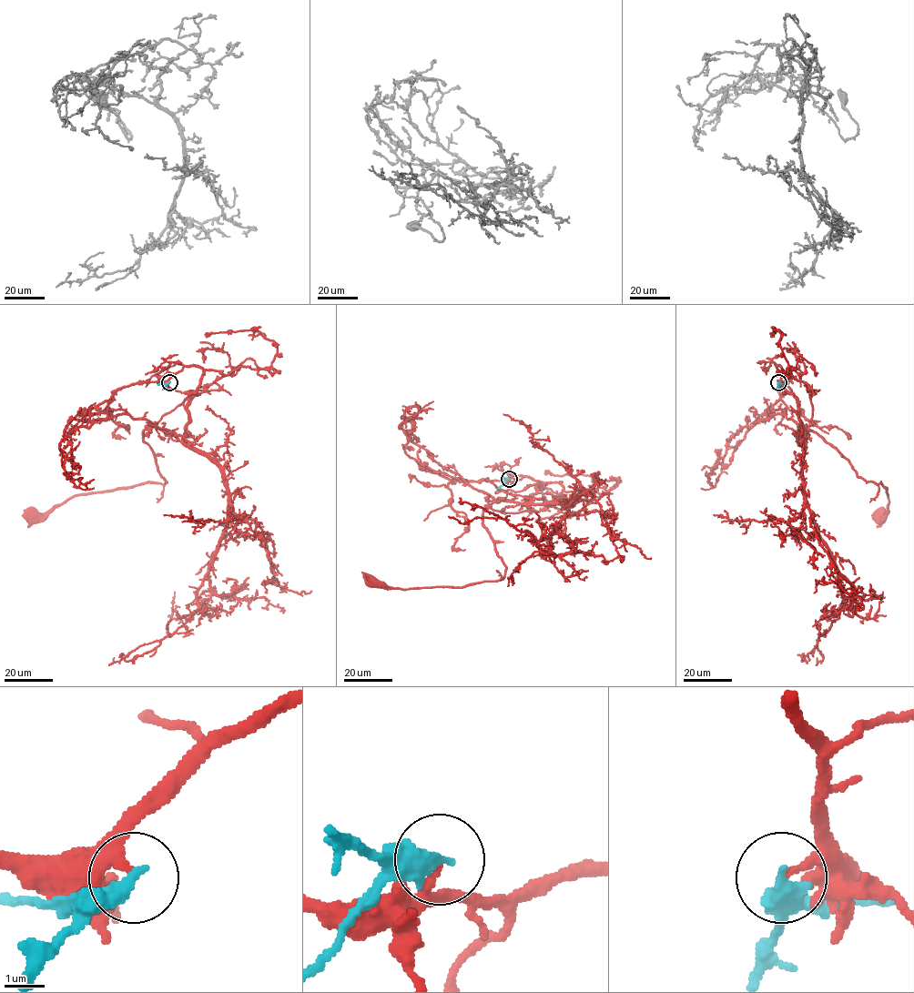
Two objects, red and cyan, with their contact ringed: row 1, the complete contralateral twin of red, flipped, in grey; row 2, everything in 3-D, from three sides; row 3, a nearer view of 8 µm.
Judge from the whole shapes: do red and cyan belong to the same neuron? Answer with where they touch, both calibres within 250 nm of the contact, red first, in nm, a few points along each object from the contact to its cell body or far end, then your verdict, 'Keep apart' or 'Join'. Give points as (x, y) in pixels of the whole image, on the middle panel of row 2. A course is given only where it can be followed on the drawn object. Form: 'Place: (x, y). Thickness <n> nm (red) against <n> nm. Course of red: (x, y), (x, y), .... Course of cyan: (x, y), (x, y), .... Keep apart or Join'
Place: (509, 479). Thickness 190 nm (red) against 460 nm. Course of red: (509, 479), (437, 472), (493, 500), (482, 524), (503, 577), (461, 587), (370, 582). Course of cyan: (509, 479), (497, 488). Keep apart

